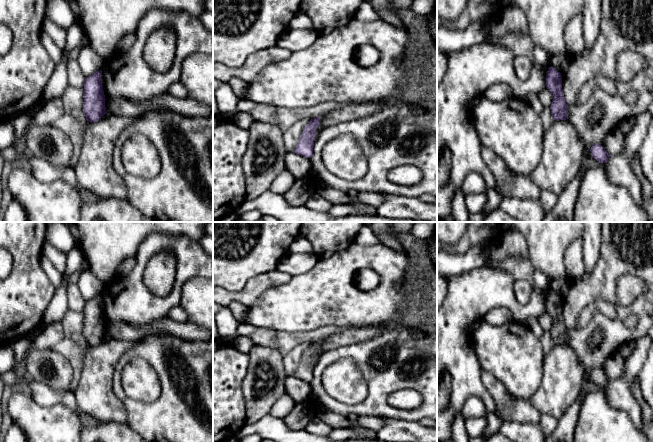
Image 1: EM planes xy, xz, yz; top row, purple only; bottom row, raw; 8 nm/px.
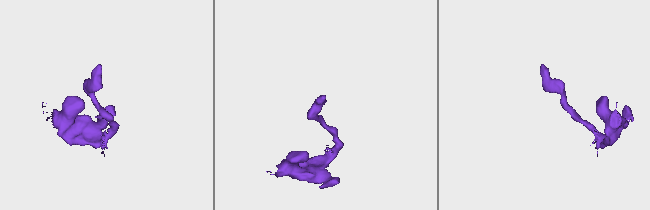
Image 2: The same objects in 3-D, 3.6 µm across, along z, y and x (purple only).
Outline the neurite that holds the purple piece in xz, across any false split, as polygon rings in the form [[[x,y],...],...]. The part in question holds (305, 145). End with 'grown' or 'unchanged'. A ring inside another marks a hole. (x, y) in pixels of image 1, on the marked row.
[[[321,116],[311,119],[304,127],[299,142],[293,151],[294,153],[306,158],[310,158],[313,155],[315,131],[319,126],[320,118]]] | unchanged

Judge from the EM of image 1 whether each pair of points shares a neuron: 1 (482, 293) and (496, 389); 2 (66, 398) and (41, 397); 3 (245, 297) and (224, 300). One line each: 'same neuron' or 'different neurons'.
1: different neurons
2: same neuron
3: same neuron

